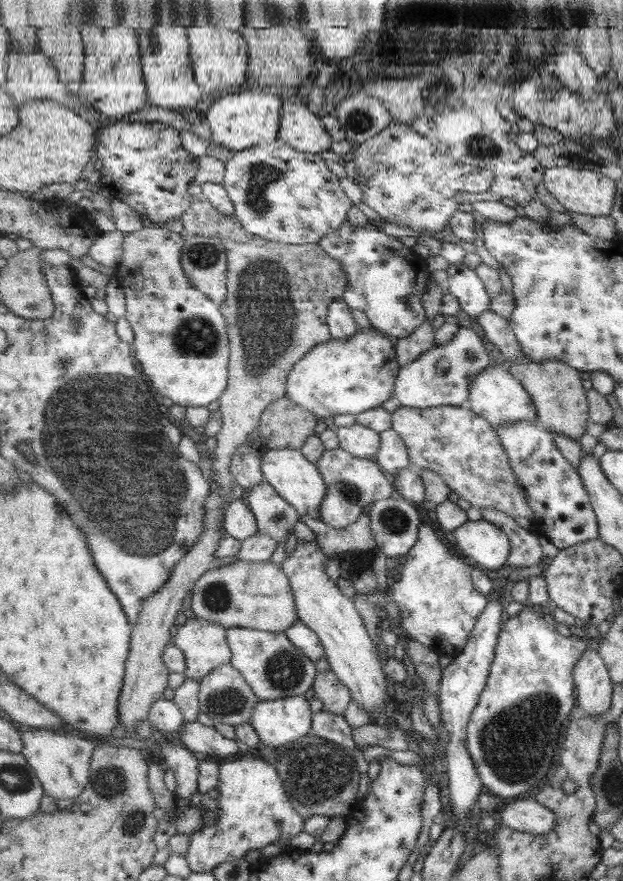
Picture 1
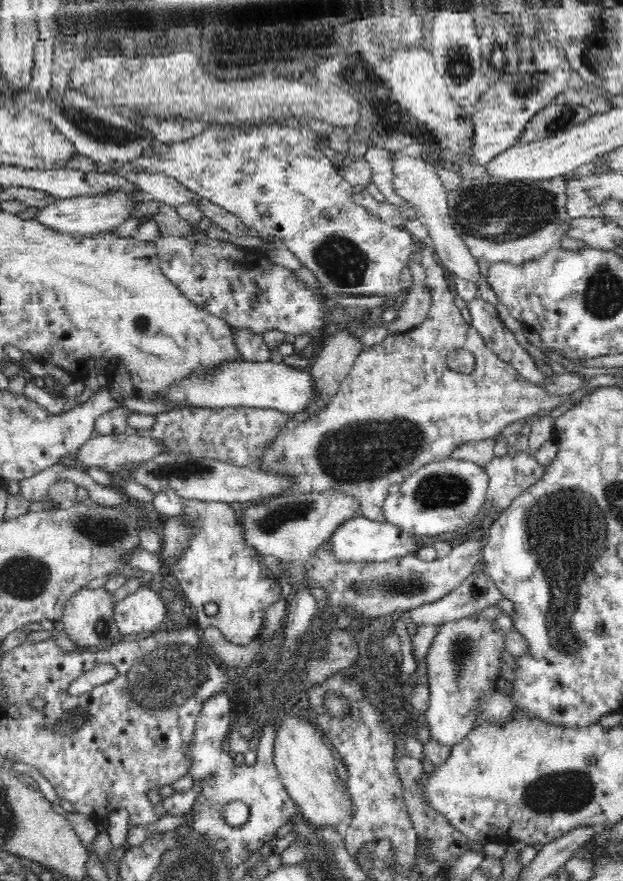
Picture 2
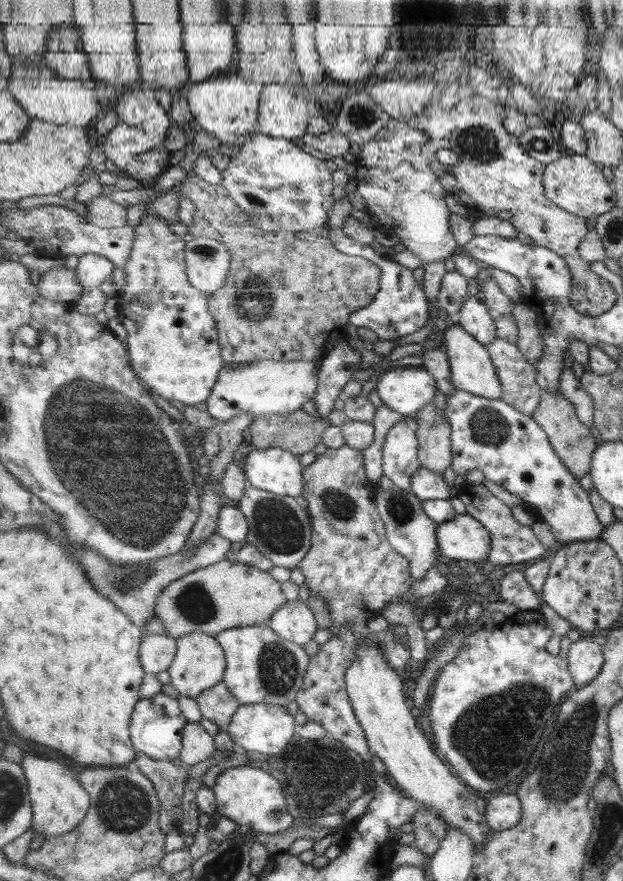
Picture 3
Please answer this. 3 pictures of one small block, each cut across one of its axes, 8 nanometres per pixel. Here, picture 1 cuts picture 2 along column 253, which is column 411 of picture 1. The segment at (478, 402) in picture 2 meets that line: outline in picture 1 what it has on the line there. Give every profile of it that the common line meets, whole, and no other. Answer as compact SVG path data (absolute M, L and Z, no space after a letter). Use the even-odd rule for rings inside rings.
M386 430L380 433L380 437L381 446L375 460L390 477L397 475L401 469L413 467L407 444L396 430Z

